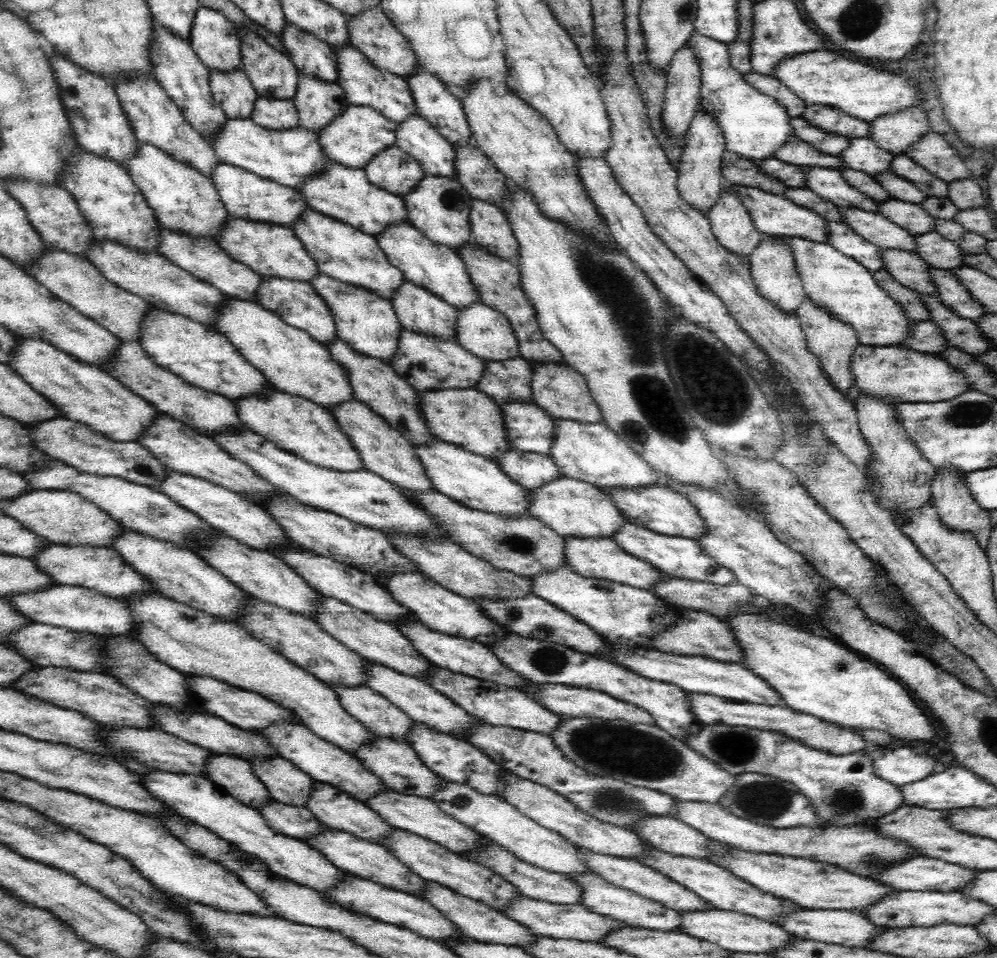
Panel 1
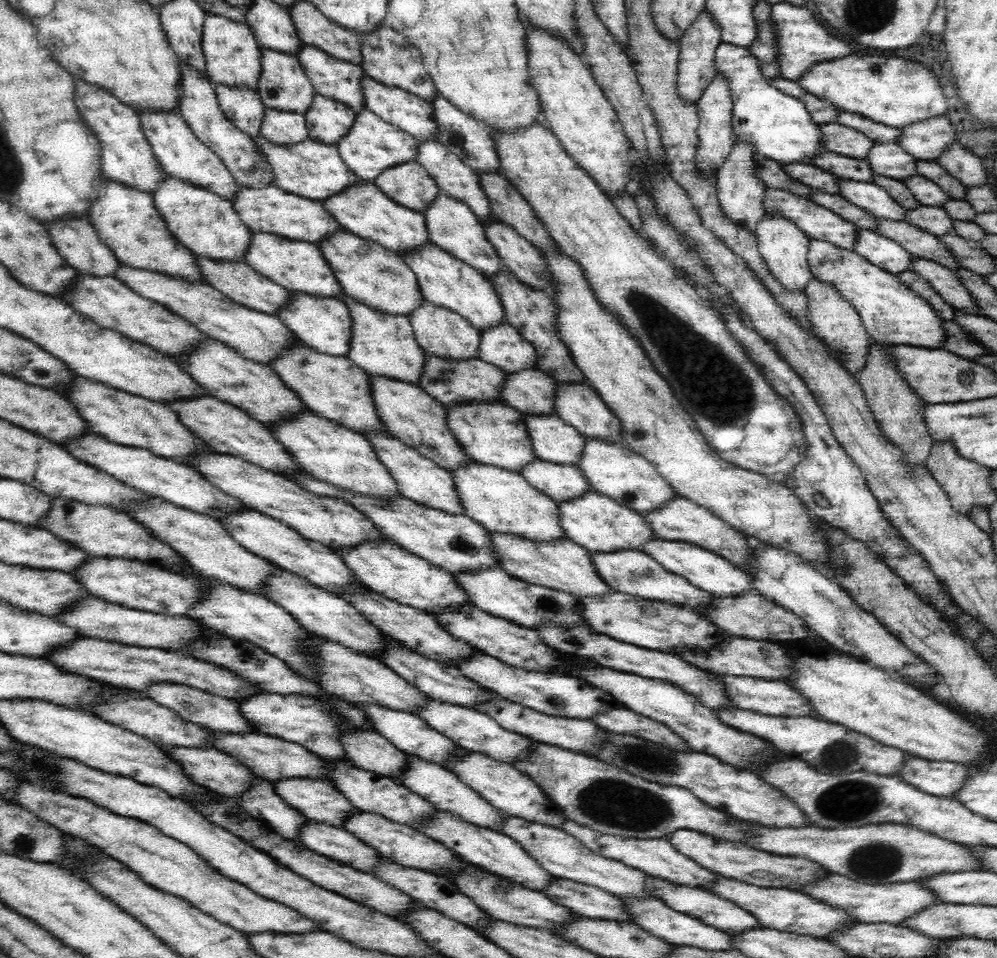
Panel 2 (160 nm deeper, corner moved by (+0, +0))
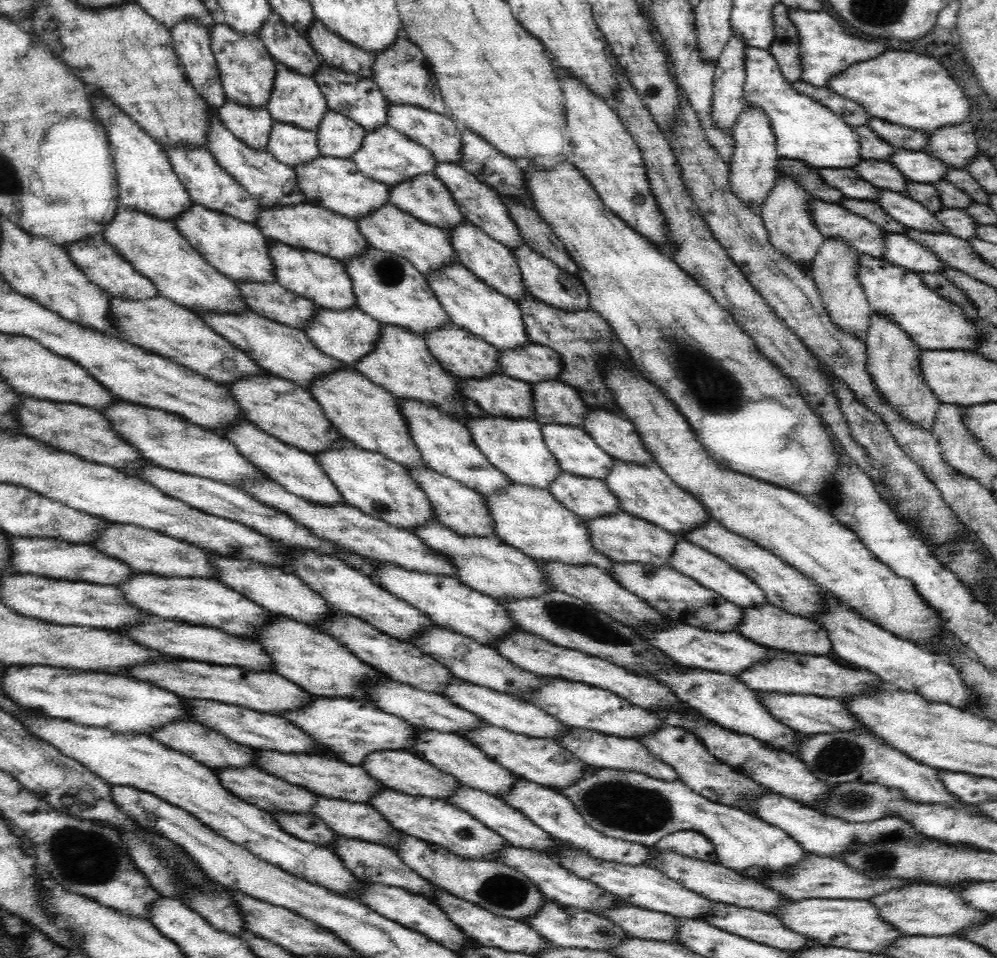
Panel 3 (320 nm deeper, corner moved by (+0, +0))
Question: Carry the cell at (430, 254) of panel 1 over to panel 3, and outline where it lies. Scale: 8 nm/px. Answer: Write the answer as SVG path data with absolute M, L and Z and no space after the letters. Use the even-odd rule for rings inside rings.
M456 261L453 265L428 275L426 280L456 327L472 333L472 336L494 346L500 353L522 350L524 346L532 344L519 306L510 298L504 297L486 283L481 282L462 263Z

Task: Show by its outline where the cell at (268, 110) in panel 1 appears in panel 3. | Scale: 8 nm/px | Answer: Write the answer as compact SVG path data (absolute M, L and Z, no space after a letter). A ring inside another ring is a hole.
M275 122L272 125L267 151L278 162L295 169L320 156L317 132Z

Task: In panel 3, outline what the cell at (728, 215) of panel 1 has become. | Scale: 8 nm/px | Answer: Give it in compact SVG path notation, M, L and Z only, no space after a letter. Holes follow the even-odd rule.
M746 106L736 118L731 130L735 138L735 153L729 164L731 189L740 200L744 201L746 206L757 211L778 176L777 164L780 156L771 118L768 118L768 115L759 106Z

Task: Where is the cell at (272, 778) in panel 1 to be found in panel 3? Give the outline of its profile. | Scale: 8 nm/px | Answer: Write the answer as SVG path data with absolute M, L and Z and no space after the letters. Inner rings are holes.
M320 797L316 805L313 806L313 812L315 812L315 815L321 818L334 833L340 834L342 837L347 836L347 838L384 845L394 850L396 854L399 851L399 844L405 835L392 827L392 824L388 823L388 819L384 818L384 815L380 814L380 811L374 809L369 804L356 804Z

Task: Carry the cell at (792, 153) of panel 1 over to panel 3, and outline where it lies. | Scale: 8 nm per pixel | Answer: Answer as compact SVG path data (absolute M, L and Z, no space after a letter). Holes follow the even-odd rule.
M863 159L853 169L866 182L895 193L903 193L906 190L908 180L889 161L867 161Z

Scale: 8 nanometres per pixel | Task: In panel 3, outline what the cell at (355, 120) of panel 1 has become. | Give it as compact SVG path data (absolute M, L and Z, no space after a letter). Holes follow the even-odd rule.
M390 125L366 132L363 145L352 155L352 159L364 176L376 182L383 182L389 187L398 186L423 174L433 174L438 164L429 148L414 142L411 137L398 132Z

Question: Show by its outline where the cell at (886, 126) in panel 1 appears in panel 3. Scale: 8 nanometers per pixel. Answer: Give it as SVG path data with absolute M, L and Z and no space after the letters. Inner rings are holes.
M972 124L935 130L929 136L925 151L954 169L967 168L980 154Z

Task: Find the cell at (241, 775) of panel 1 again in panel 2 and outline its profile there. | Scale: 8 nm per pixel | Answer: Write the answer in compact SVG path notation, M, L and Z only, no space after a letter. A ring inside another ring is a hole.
M258 781L258 784L238 801L246 814L264 824L282 839L298 842L300 832L308 824L308 819L295 808L276 795L273 783Z

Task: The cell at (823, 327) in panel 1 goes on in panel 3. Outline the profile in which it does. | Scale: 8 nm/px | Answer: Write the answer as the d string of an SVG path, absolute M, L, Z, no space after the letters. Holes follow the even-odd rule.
M824 238L820 250L813 258L811 276L826 305L826 311L836 327L852 336L866 334L871 315L873 314L868 295L860 286L858 272L860 268L860 252L852 248L843 238Z

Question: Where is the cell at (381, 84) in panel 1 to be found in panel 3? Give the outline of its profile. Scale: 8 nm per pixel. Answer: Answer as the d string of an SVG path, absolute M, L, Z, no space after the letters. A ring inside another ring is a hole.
M389 104L387 124L407 137L411 137L414 142L429 148L438 163L461 164L462 133L460 126L450 115L438 114L418 107L410 107L410 105Z

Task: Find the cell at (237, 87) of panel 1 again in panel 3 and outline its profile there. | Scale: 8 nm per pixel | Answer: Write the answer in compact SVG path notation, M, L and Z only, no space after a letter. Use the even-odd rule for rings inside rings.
M226 99L225 105L216 111L222 125L238 140L258 152L267 150L274 124L267 107L250 109Z

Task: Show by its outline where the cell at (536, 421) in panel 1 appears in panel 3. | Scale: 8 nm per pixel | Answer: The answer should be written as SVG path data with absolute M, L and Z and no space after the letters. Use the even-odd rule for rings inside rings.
M558 424L542 425L542 434L545 445L552 451L564 473L605 482L605 478L615 465L616 459L604 452L596 441L580 428Z

